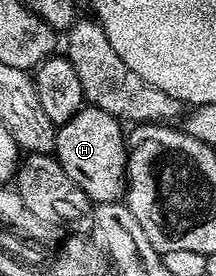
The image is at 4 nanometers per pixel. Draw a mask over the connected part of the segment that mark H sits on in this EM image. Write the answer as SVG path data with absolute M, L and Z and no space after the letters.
M85 104L74 115L74 119L57 128L54 156L66 175L70 175L70 179L74 179L74 183L78 183L82 191L86 191L93 203L116 203L125 196L128 146L126 129L119 117Z

